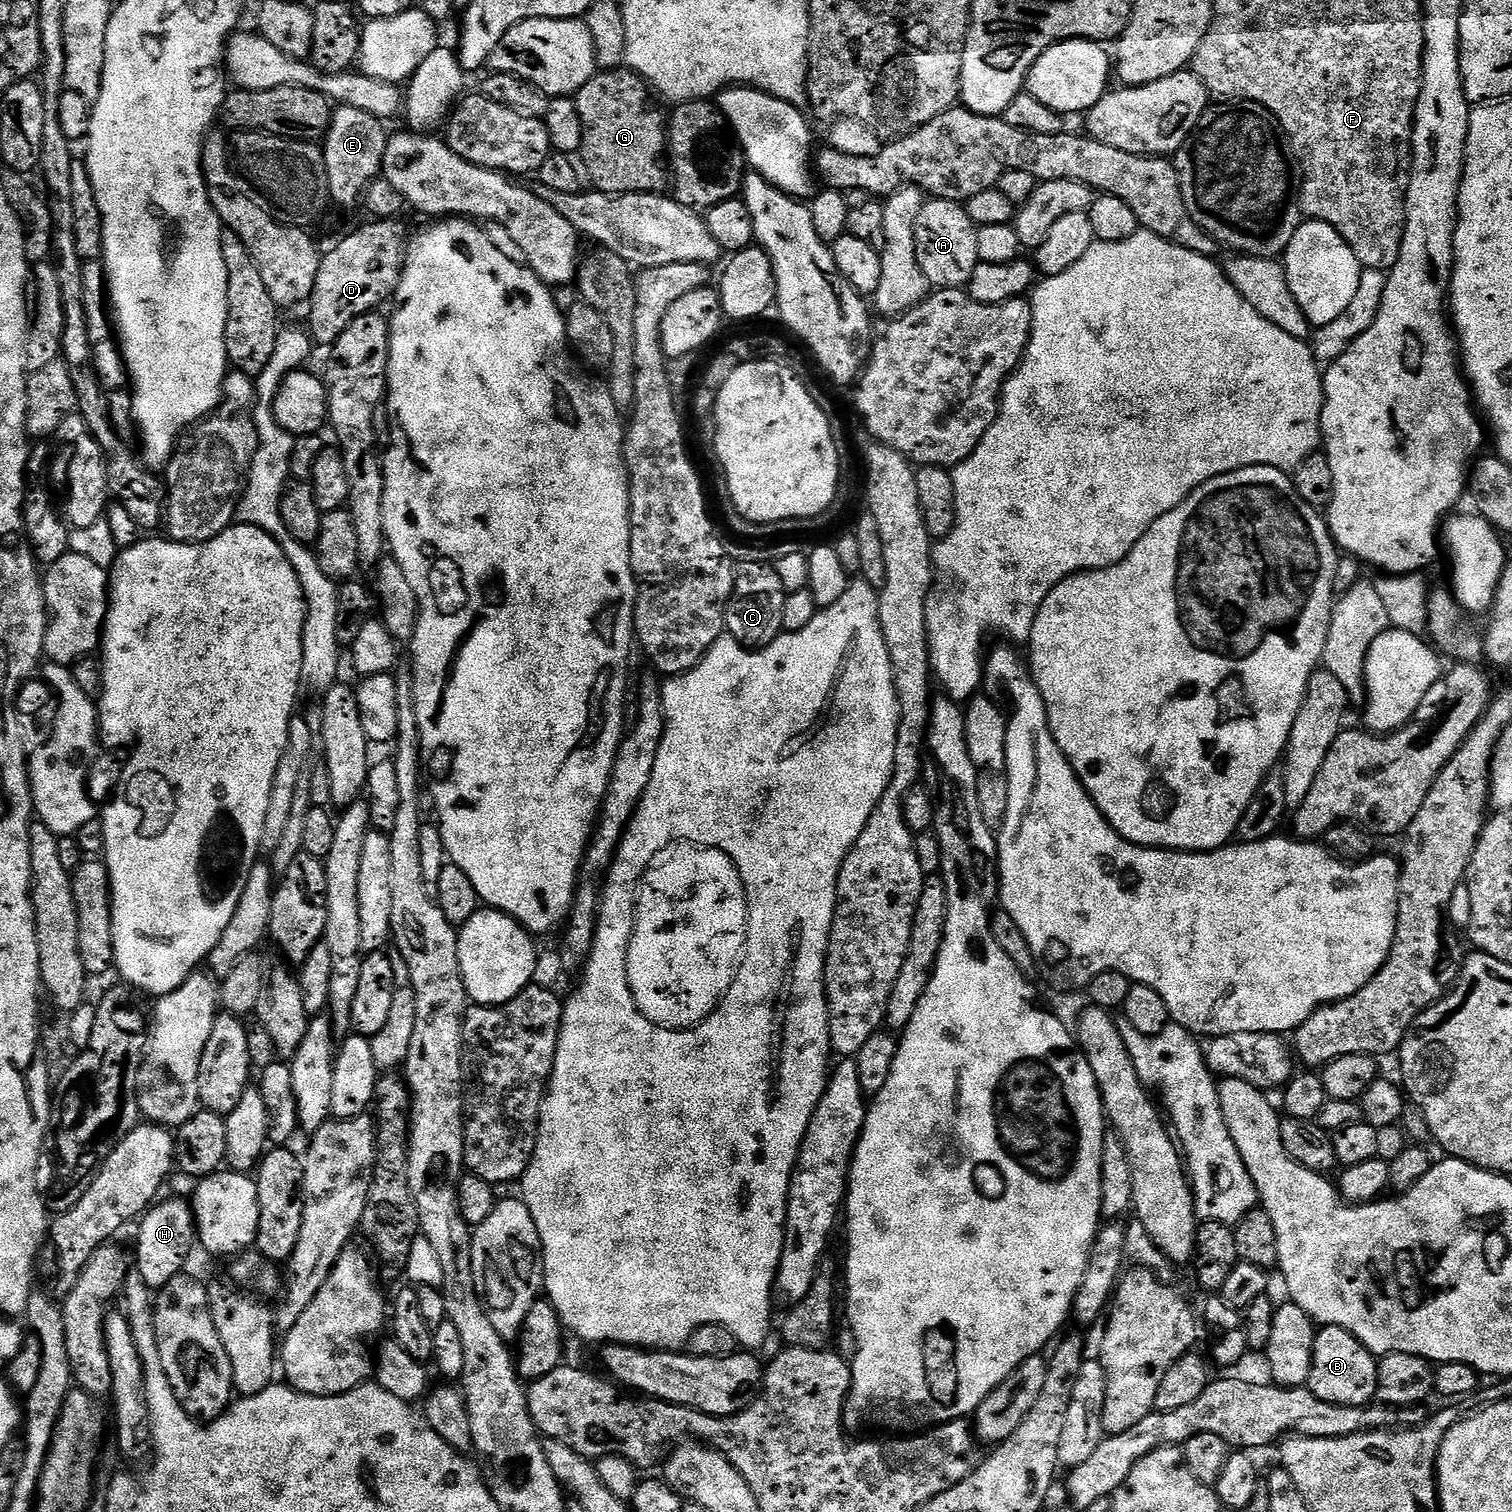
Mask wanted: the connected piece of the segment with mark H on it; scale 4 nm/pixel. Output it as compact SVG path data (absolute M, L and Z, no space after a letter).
M187 1199L184 1200L164 1200L153 1203L152 1207L139 1217L138 1225L140 1229L136 1232L136 1256L134 1252L134 1271L142 1278L142 1282L149 1290L159 1290L170 1282L170 1278L181 1275L188 1264L188 1255L192 1252L192 1247L198 1244L195 1214L192 1205Z

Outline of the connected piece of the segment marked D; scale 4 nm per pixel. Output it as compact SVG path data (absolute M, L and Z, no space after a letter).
M369 219L369 224L353 230L349 236L344 236L329 252L325 251L320 257L318 266L318 278L314 278L314 290L312 297L306 302L308 308L307 331L317 345L325 344L331 346L336 343L337 338L358 318L367 312L377 311L383 300L391 301L396 295L396 287L400 276L404 272L404 257L410 243L410 232L407 232L400 220L393 219Z

